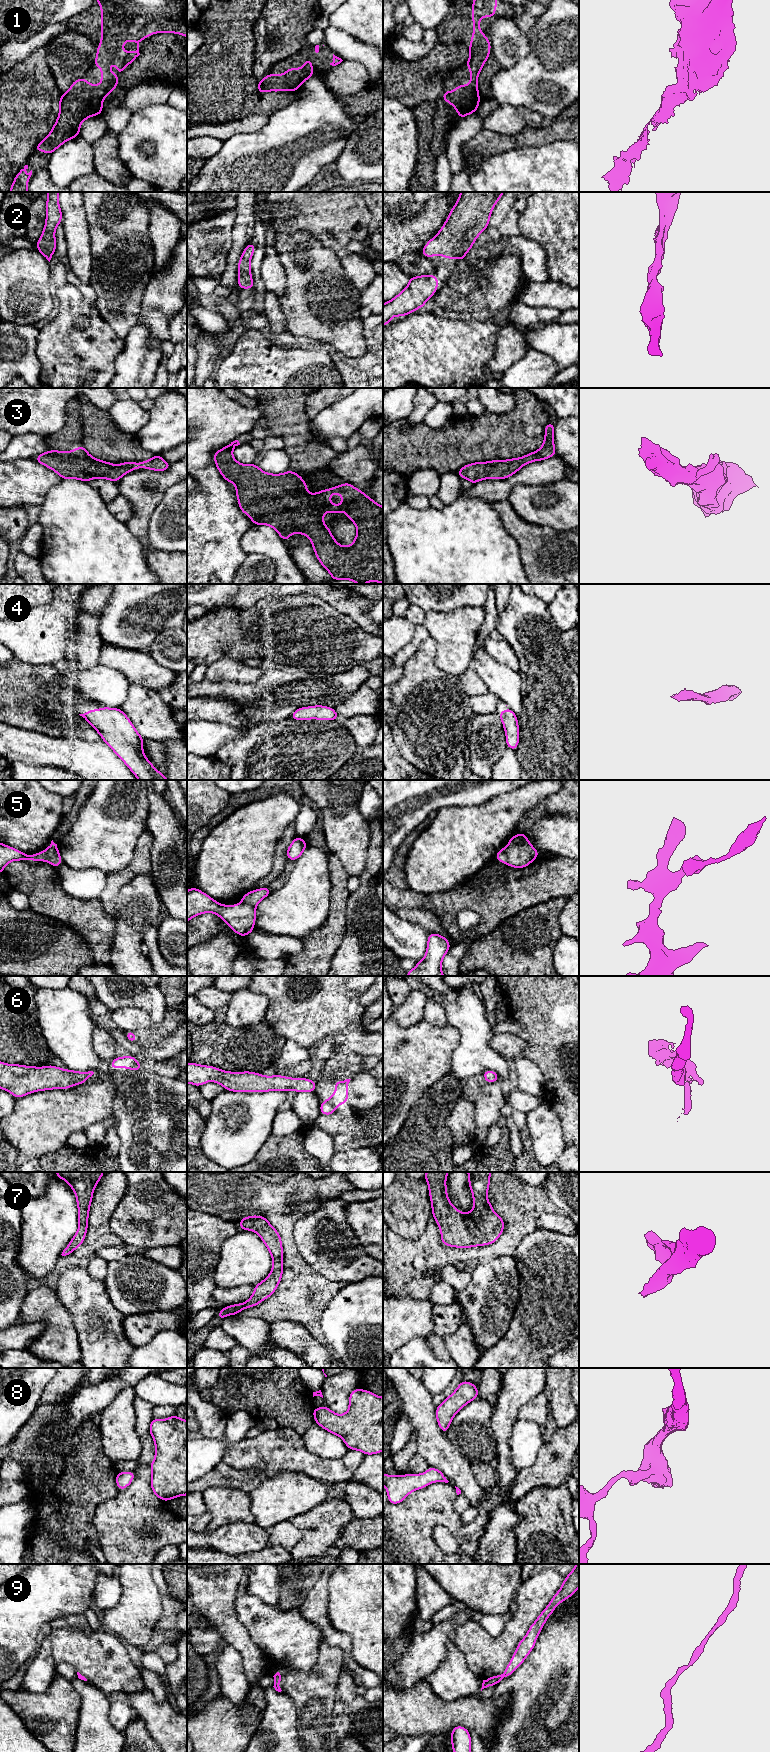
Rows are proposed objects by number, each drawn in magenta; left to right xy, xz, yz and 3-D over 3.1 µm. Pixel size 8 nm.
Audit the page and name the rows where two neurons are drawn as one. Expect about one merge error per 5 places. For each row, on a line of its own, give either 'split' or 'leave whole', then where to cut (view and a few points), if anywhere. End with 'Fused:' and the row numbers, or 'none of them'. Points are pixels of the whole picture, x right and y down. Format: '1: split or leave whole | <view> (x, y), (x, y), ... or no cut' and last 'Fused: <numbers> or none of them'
1: leave whole | no cut
2: leave whole | no cut
3: leave whole | no cut
4: leave whole | no cut
5: leave whole | no cut
6: leave whole | no cut
7: leave whole | no cut
8: leave whole | no cut
9: leave whole | no cut
Fused: none of them

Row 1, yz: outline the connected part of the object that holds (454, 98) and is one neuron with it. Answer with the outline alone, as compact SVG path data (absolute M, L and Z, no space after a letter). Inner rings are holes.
M474 0L472 3L472 23L474 30L470 41L470 58L465 65L470 68L470 84L457 85L455 91L444 91L442 100L456 108L459 119L476 112L480 104L478 91L478 75L481 72L488 56L491 54L491 42L479 29L482 24L480 17L495 17L495 8L498 0Z

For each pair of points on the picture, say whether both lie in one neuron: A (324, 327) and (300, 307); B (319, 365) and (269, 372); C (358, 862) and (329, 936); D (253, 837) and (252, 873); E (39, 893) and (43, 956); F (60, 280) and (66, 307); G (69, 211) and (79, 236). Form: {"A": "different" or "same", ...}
{"A": "same", "B": "same", "C": "different", "D": "same", "E": "different", "F": "different", "G": "same"}

